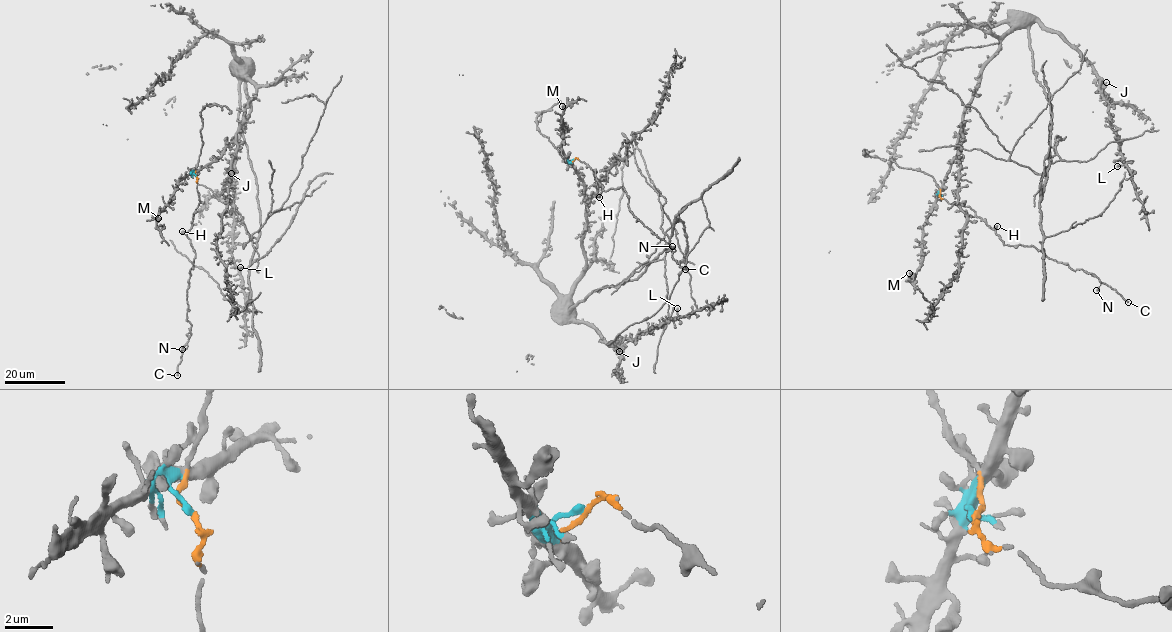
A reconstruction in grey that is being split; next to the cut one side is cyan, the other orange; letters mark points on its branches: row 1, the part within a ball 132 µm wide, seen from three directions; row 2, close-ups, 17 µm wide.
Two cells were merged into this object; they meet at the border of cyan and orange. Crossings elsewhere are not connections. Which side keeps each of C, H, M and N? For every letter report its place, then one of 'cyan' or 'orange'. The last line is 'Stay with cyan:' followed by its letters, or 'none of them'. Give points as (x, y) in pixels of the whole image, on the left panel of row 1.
C: place (177, 375); orange
H: place (182, 231); orange
M: place (158, 218); cyan
N: place (182, 349); orange
Stay with cyan: M

